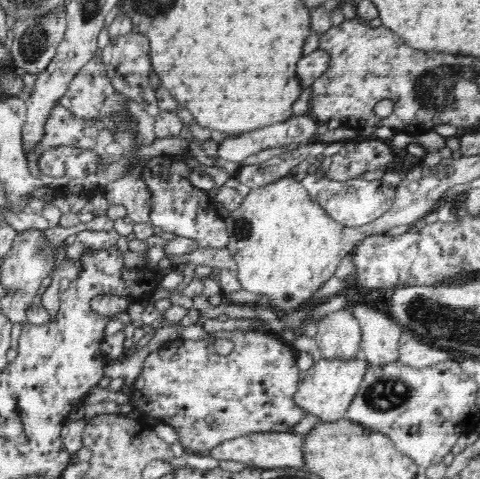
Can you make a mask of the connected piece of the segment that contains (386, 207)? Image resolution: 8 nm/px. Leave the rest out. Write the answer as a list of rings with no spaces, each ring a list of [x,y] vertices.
[[[311,172],[301,183],[312,197],[312,201],[316,201],[334,221],[342,226],[356,227],[375,221],[392,208],[395,198],[396,188],[382,179],[368,181],[356,178],[347,181],[335,181],[328,178],[321,179],[315,172]]]

